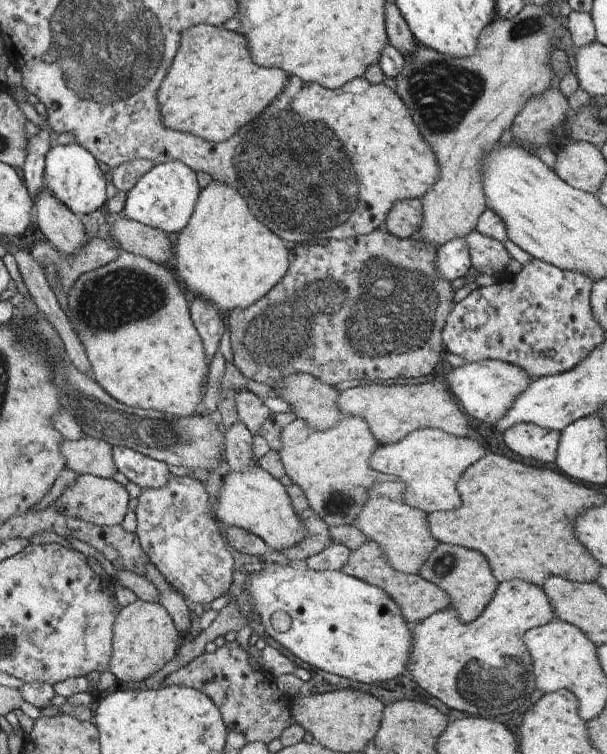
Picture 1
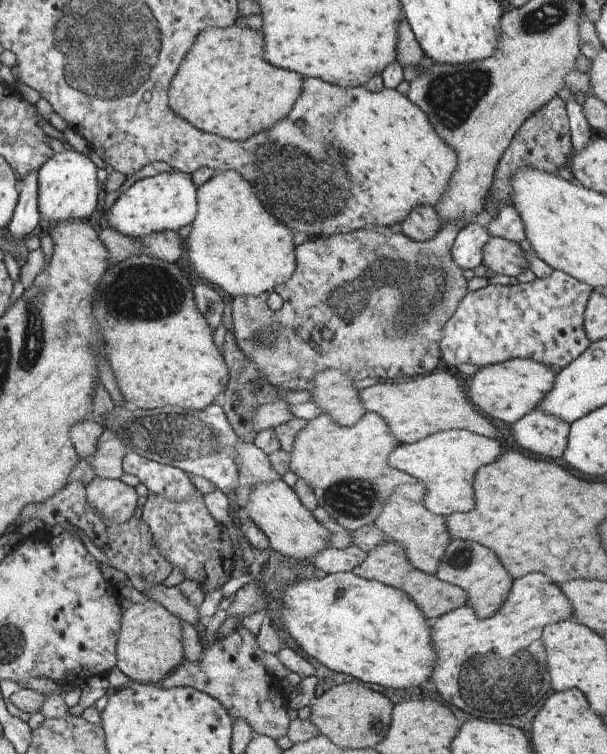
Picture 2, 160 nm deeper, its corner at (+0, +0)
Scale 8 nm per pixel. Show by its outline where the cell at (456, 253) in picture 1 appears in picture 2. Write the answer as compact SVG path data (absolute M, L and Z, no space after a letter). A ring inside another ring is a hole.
M472 222L468 223L457 234L451 248L451 257L462 267L474 269L483 264L483 248L490 240L491 234L482 226Z

